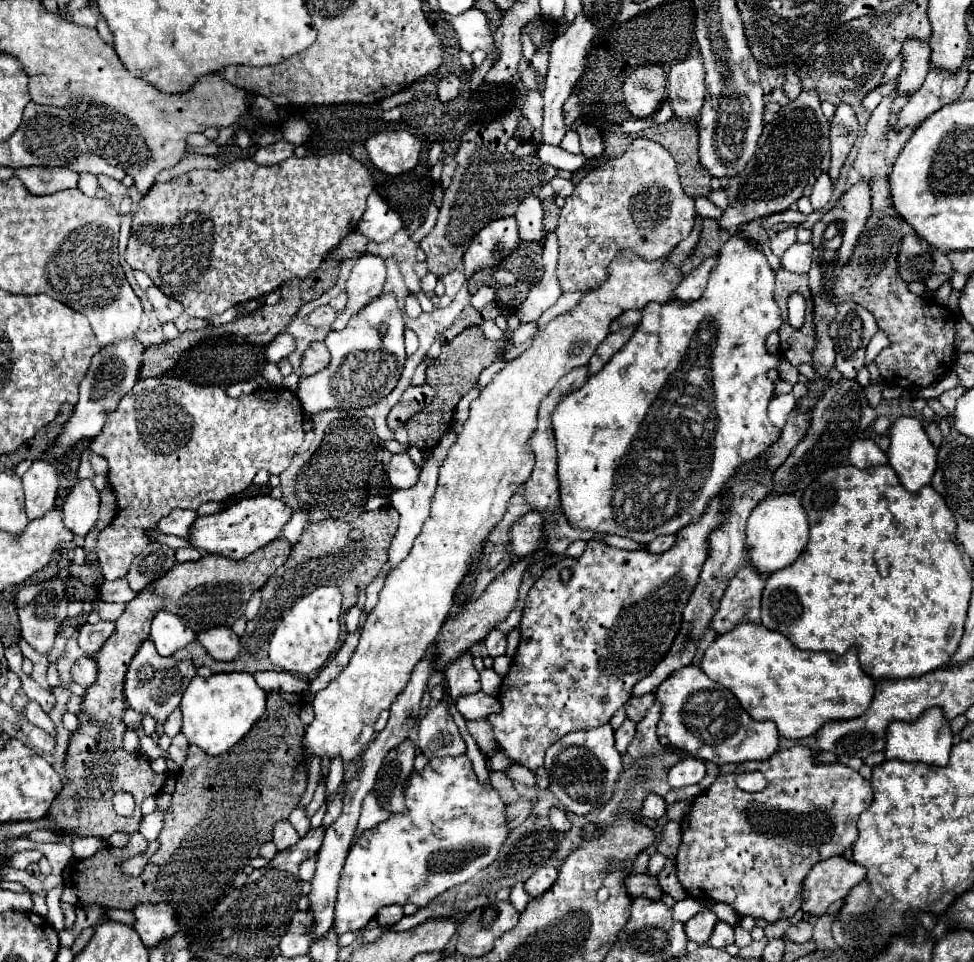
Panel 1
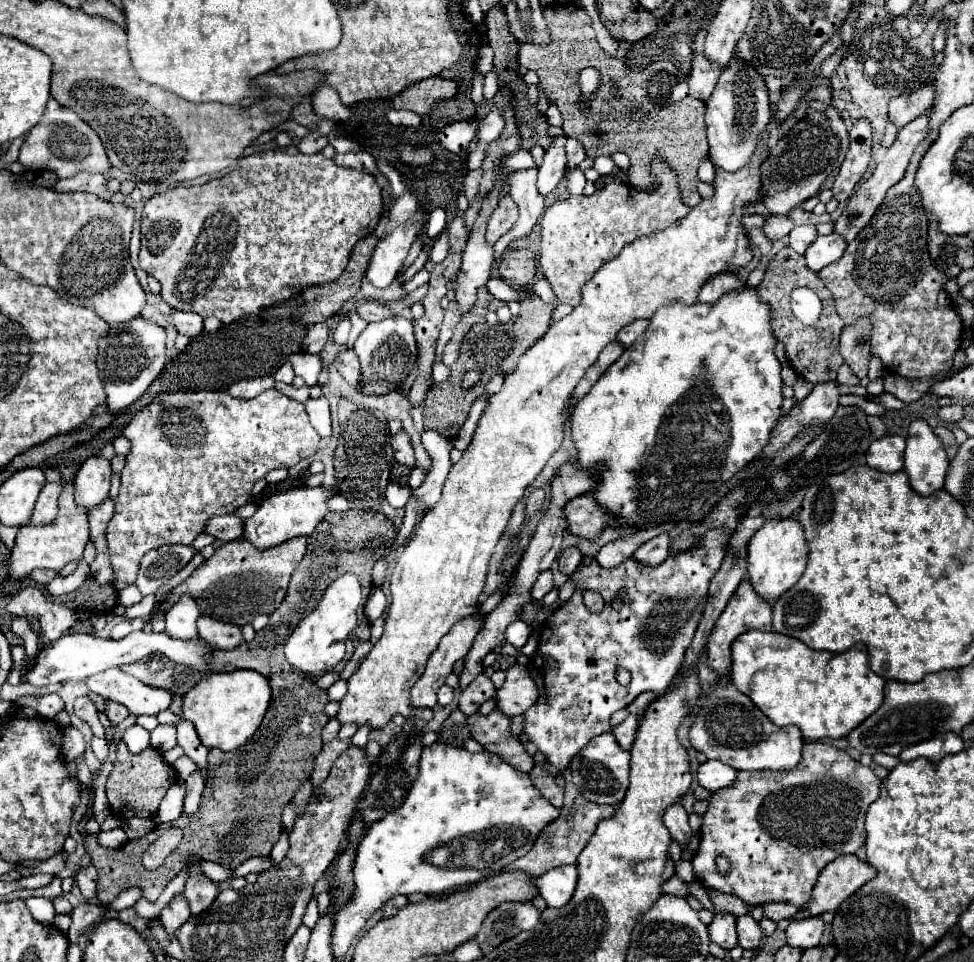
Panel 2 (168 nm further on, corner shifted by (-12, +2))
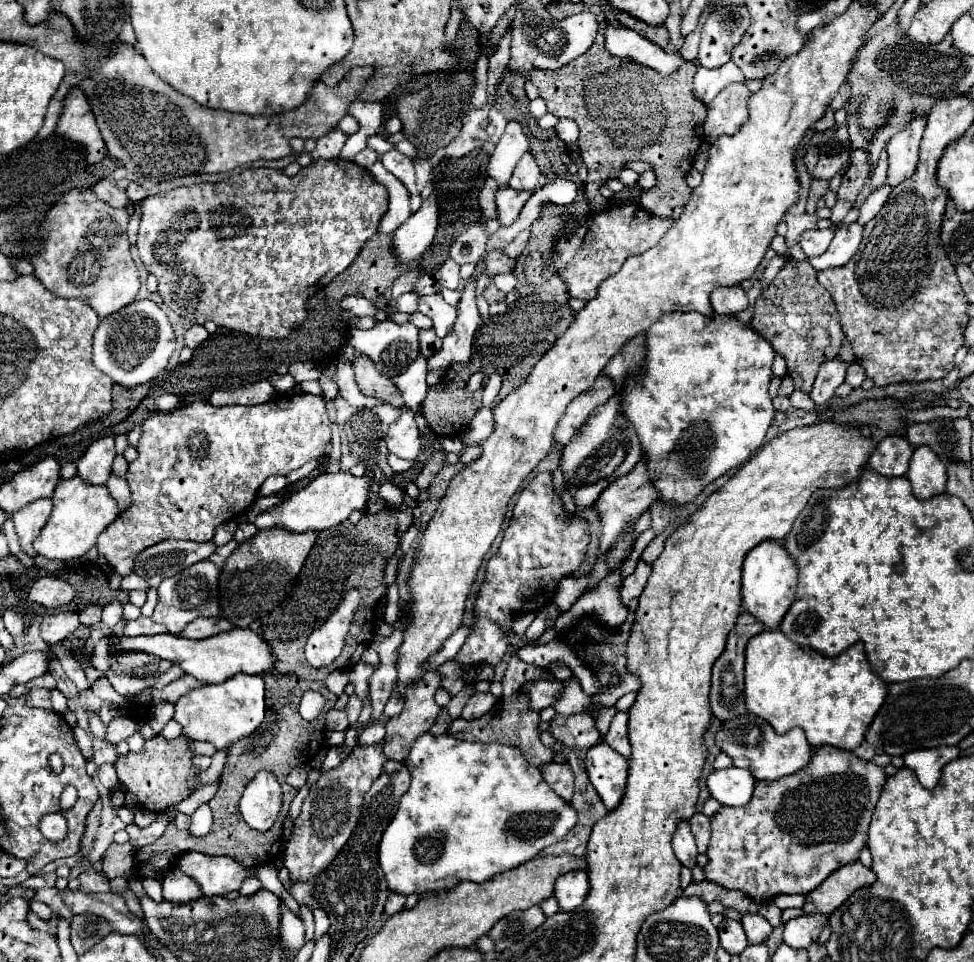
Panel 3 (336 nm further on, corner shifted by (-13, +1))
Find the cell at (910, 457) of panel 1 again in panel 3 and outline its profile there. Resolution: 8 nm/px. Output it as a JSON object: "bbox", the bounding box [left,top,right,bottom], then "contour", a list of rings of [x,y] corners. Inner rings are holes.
{"bbox":[906,446,946,500],"contour":[[[918,446],[910,458],[906,478],[912,484],[916,498],[926,500],[944,492],[946,486],[946,466],[928,446]]]}

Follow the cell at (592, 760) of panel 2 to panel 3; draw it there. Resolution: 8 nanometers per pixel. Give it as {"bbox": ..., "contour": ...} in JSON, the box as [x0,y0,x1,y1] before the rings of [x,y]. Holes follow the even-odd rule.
{"bbox":[584,742,628,810],"contour":[[[600,742],[588,750],[584,766],[604,806],[608,810],[614,810],[620,804],[626,788],[628,776],[626,758],[614,752],[610,746],[606,746],[606,742]]]}

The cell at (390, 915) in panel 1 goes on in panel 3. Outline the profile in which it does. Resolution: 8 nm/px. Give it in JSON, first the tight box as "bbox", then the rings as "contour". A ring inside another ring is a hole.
{"bbox":[384,894,406,916],"contour":[[[390,894],[388,896],[388,900],[386,900],[386,906],[384,906],[384,912],[388,914],[388,916],[392,916],[392,914],[396,914],[396,912],[400,912],[402,908],[404,908],[404,904],[406,904],[406,896],[402,896],[402,894]]]}

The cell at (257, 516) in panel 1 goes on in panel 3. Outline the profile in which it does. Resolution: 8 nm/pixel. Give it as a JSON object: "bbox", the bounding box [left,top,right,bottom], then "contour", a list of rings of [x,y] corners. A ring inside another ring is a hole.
{"bbox":[256,472,368,532],"contour":[[[336,472],[336,474],[322,474],[314,478],[306,488],[292,492],[284,502],[278,506],[272,506],[258,514],[256,528],[258,530],[270,530],[270,528],[286,528],[294,532],[306,532],[306,530],[326,530],[340,522],[344,522],[352,510],[362,510],[368,500],[368,478],[354,476],[350,472]]]}

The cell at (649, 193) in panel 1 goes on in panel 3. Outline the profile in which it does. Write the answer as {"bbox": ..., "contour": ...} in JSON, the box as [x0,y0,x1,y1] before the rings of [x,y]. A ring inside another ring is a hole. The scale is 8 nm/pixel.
{"bbox":[548,204,674,300],"contour":[[[622,204],[600,210],[598,214],[588,214],[578,220],[576,226],[572,226],[572,220],[578,218],[568,212],[560,216],[556,242],[548,254],[548,268],[566,282],[568,294],[572,298],[582,300],[592,300],[596,296],[598,284],[616,274],[628,256],[646,252],[674,226],[674,218],[654,216],[638,204]]]}

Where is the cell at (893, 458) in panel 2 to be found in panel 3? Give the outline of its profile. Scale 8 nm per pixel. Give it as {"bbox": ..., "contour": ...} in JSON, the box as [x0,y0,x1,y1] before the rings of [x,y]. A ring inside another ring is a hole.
{"bbox":[868,436,912,476],"contour":[[[886,436],[870,454],[868,466],[882,476],[904,476],[910,456],[912,448],[902,436]]]}

